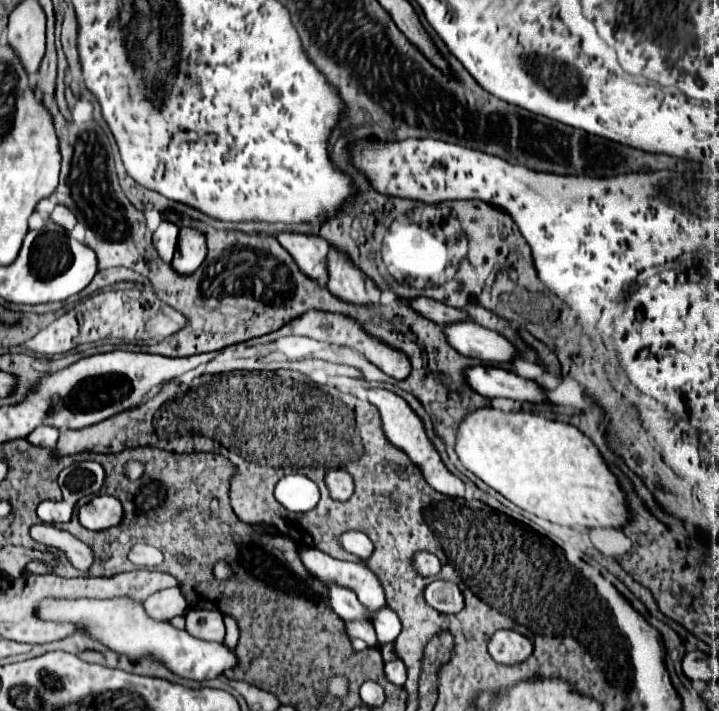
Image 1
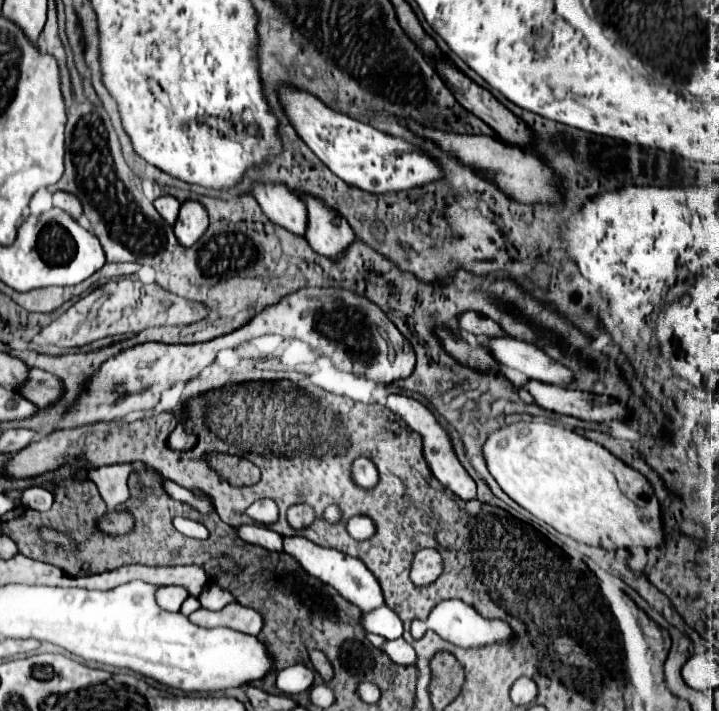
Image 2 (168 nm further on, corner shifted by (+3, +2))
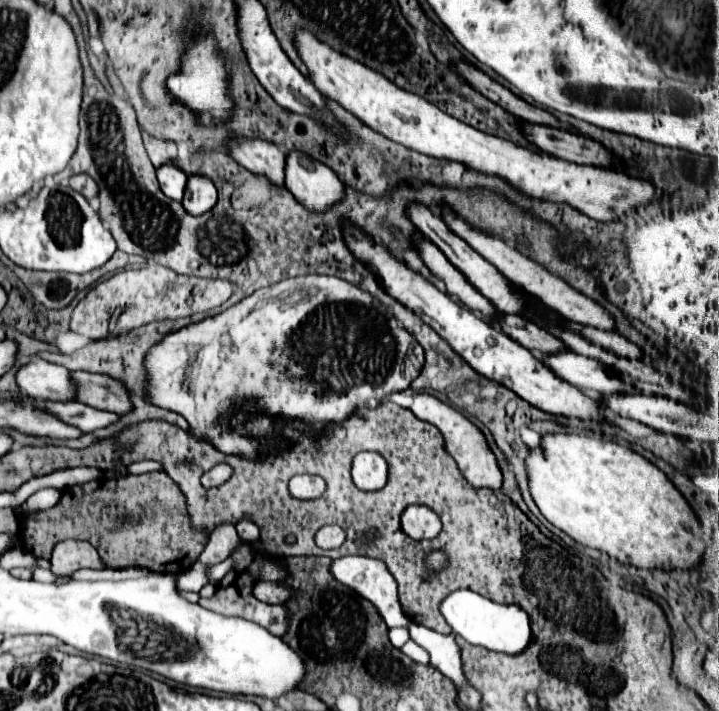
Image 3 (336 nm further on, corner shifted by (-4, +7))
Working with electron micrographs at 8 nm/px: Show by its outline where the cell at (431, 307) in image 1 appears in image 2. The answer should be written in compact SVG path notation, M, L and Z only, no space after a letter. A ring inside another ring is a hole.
M477 312L461 314L459 322L461 322L463 330L467 330L467 332L479 336L479 338L497 338L497 336L501 338L501 336L505 336L505 330L495 320L491 320L487 316L481 316Z

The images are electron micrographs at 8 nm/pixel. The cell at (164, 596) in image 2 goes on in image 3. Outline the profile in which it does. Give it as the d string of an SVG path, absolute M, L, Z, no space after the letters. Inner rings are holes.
M192 565L184 573L178 575L178 591L200 591L206 585L206 575L204 575L204 565Z

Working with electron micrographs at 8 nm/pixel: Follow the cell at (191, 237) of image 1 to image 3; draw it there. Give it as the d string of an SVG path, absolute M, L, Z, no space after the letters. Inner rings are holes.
M194 175L188 179L186 185L186 193L182 199L184 209L192 215L192 217L200 217L204 213L208 213L216 203L216 187L210 179Z

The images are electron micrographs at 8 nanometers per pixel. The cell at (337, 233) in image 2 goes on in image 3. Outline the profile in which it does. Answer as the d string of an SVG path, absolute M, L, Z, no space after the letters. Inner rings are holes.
M304 153L286 155L286 189L310 213L326 213L346 197L338 175Z

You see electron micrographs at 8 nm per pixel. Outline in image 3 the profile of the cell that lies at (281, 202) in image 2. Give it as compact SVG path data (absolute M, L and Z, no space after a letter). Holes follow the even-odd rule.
M242 141L232 149L232 157L254 175L266 177L272 185L284 187L286 153L268 141Z

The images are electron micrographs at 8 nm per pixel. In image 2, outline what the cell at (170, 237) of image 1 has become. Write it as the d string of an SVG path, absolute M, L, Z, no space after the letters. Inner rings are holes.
M159 196L159 198L155 200L155 208L157 208L157 212L159 212L169 224L175 224L179 206L181 206L181 202L179 202L177 198L173 198L173 196Z

